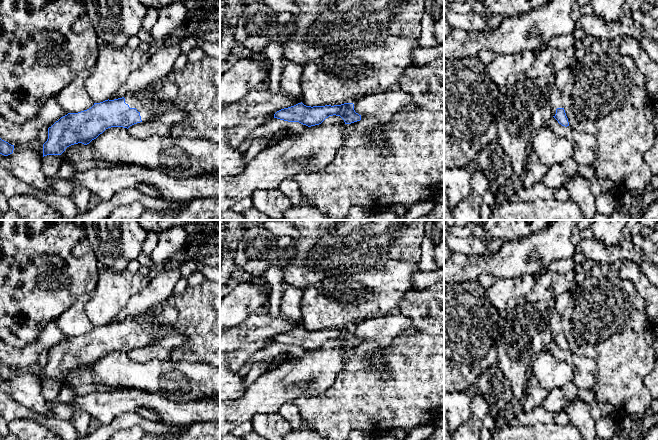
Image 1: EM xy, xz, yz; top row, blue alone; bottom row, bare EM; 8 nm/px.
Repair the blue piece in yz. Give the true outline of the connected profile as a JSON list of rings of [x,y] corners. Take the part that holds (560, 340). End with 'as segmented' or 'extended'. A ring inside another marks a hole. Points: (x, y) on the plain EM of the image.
[[[556,309],[552,310],[549,316],[549,327],[553,341],[562,350],[569,350],[568,342],[564,334],[564,327],[562,324],[562,315]]]; extended

